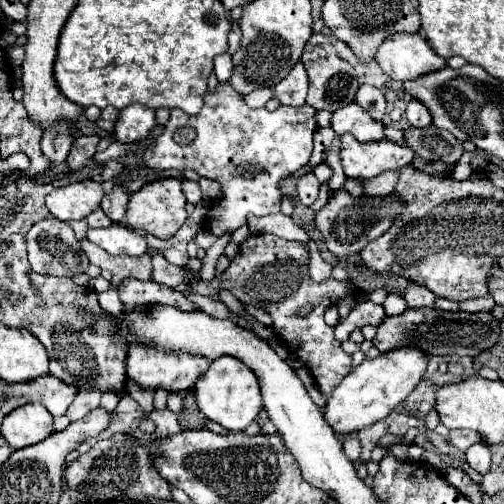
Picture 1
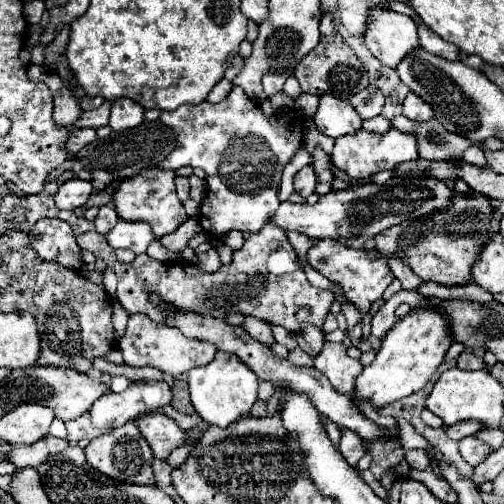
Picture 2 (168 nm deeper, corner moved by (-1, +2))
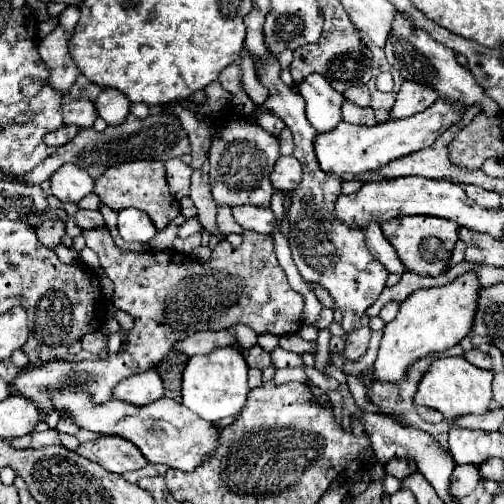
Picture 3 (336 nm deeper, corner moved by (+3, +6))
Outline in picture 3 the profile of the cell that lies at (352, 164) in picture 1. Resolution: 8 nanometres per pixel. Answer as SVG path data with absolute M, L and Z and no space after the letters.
M436 100L430 108L414 114L412 118L400 118L394 122L374 124L374 126L356 126L350 122L340 122L334 132L316 134L314 138L314 152L318 158L318 164L328 174L362 174L370 170L378 170L380 166L402 158L410 152L422 150L430 146L442 132L446 132L452 124L458 124L462 120L464 112L458 112L458 108L450 108L446 100Z

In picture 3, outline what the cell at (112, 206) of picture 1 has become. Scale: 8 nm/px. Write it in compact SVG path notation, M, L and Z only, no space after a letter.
M78 210L74 214L74 220L76 220L76 226L80 226L82 230L104 226L104 218L98 210Z

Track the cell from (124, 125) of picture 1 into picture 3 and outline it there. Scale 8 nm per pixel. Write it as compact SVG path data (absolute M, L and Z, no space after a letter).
M104 88L94 98L94 106L98 116L104 118L108 124L122 124L122 120L130 114L130 100L114 88Z

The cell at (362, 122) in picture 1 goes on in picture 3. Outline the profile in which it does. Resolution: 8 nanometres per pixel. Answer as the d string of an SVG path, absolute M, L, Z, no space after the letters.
M310 74L296 84L298 94L306 102L306 118L316 132L330 132L342 120L340 106L344 96L338 94L324 76Z

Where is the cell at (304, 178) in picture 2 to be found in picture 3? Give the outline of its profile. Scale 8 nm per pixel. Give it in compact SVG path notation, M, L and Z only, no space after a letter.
M280 156L274 164L274 172L270 174L270 182L276 190L290 192L298 186L302 180L302 168L300 162L294 160L294 156Z

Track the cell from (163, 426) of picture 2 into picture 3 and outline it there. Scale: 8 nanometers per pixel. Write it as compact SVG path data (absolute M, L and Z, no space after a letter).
M70 388L50 390L48 396L52 406L62 412L64 418L72 420L78 428L104 436L122 436L124 440L132 440L134 446L142 450L144 458L152 464L166 464L176 470L192 472L218 448L220 428L214 422L200 420L200 416L196 416L184 404L172 398L160 398L152 404L136 406L122 400L108 400L104 404L96 404L88 392Z

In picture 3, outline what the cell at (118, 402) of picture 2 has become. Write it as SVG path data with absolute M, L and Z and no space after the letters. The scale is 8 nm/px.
M146 370L142 374L134 374L126 380L122 380L114 388L116 400L126 400L136 406L144 406L150 402L156 402L164 396L164 384L156 370Z

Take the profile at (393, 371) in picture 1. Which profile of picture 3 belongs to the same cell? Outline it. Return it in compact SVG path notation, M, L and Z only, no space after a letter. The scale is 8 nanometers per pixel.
M466 272L446 286L416 290L400 302L398 316L384 326L378 358L374 362L374 378L382 382L398 382L404 378L406 368L418 358L432 352L444 352L468 336L478 306L478 290L482 290L482 286L476 272Z

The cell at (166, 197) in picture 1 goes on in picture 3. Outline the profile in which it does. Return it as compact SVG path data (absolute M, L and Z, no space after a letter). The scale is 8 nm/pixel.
M134 160L134 162L122 162L116 168L108 168L102 176L98 176L94 192L100 196L102 204L106 204L112 210L124 210L124 208L138 208L150 216L150 220L156 224L158 230L162 230L172 218L180 214L176 202L170 196L166 174L164 174L164 162L150 162L150 160Z

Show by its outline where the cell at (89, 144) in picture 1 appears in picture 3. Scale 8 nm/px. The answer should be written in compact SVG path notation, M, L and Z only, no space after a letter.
M62 126L62 128L46 134L44 140L46 140L46 144L48 144L50 148L60 148L60 146L64 146L66 142L70 142L76 134L78 134L78 126Z

